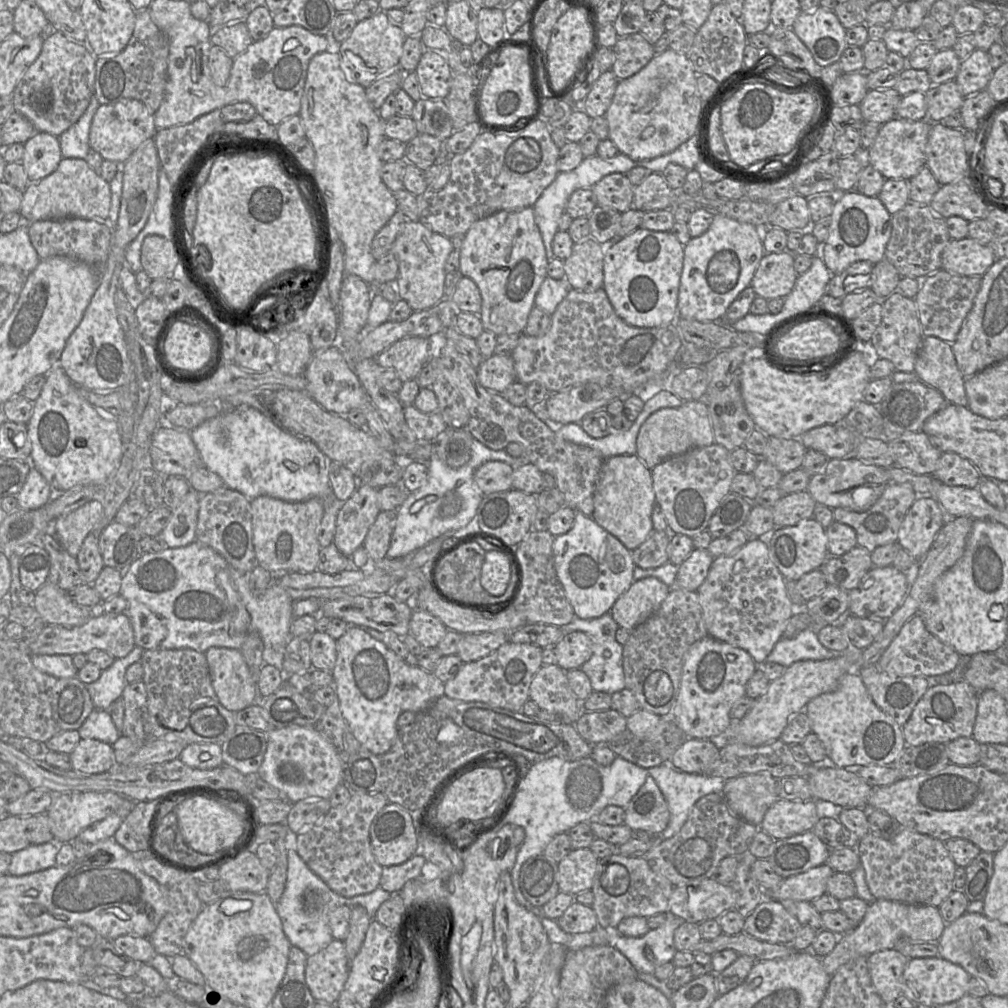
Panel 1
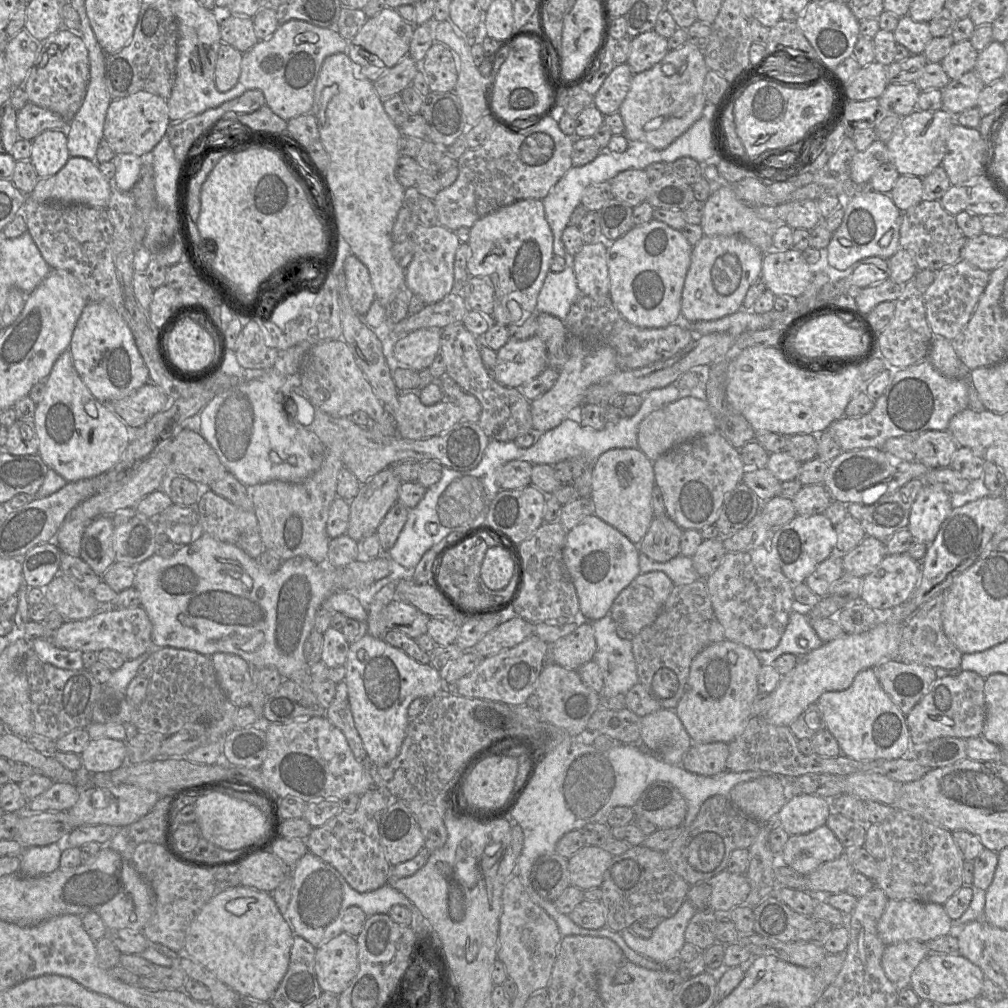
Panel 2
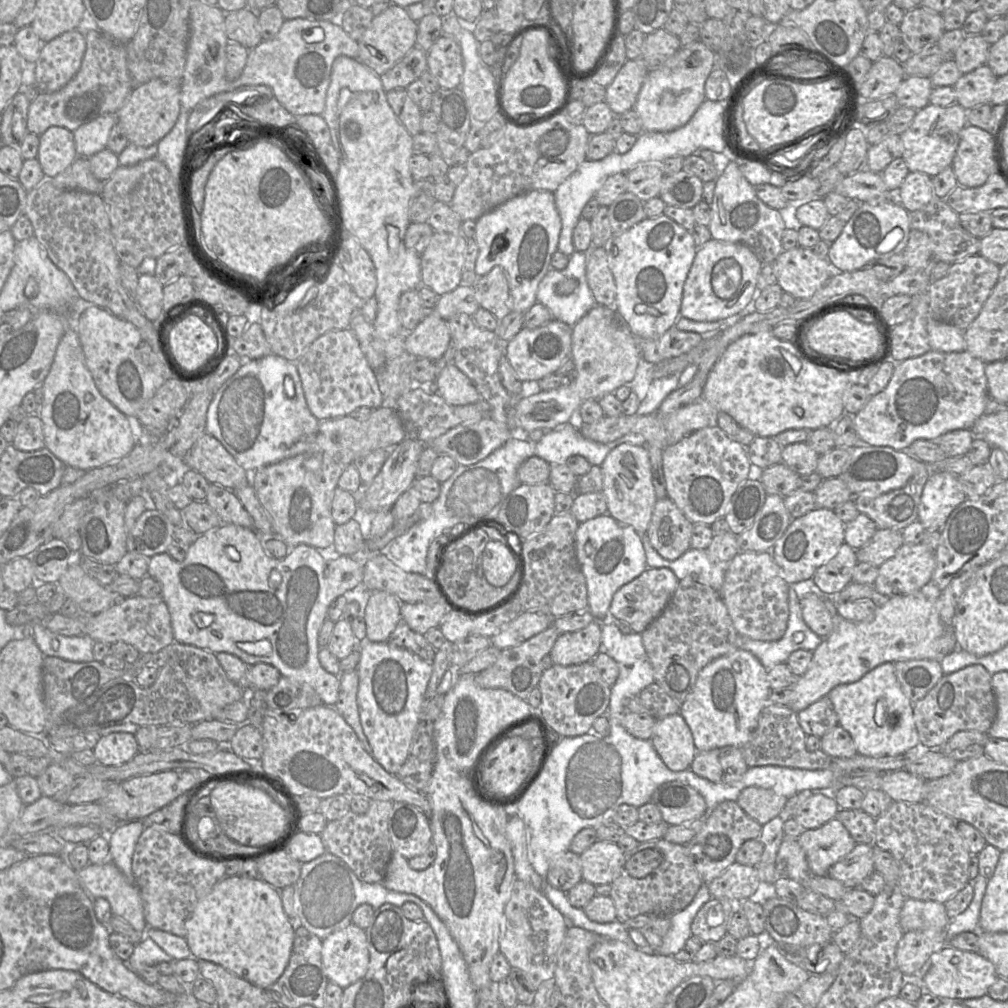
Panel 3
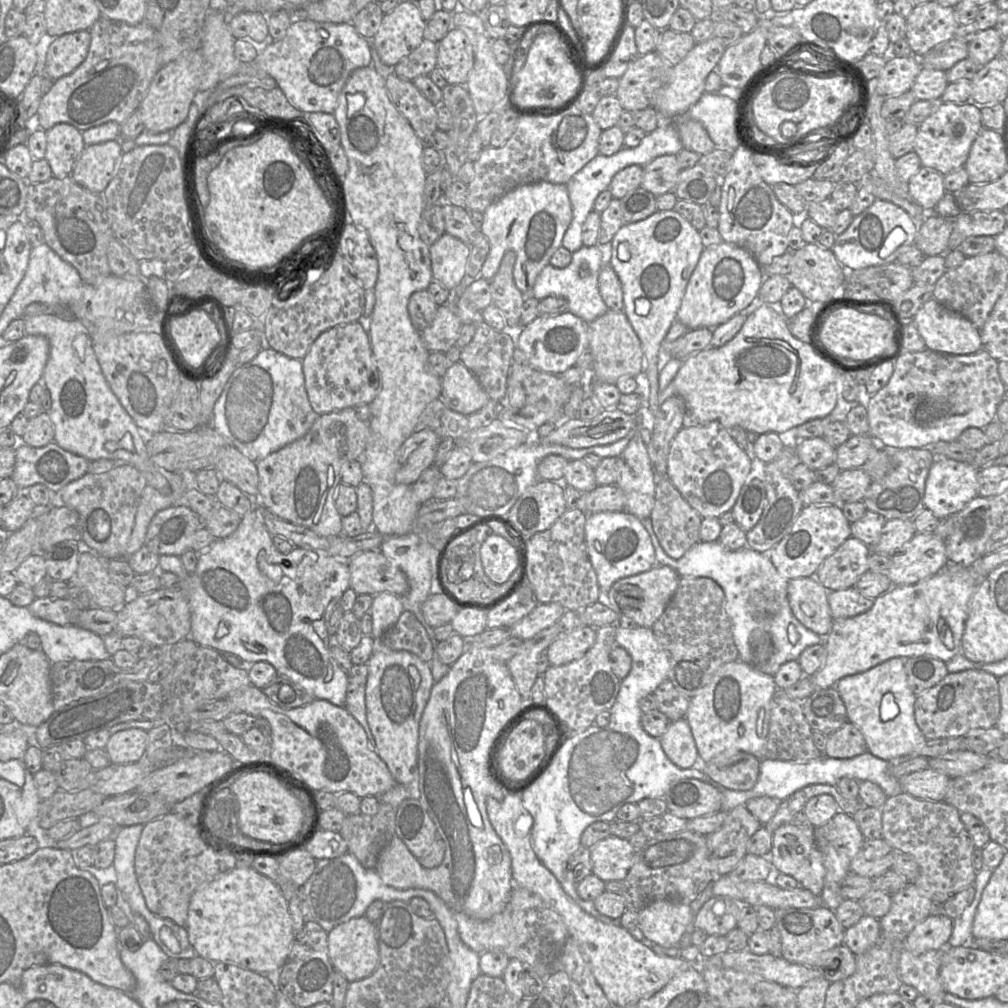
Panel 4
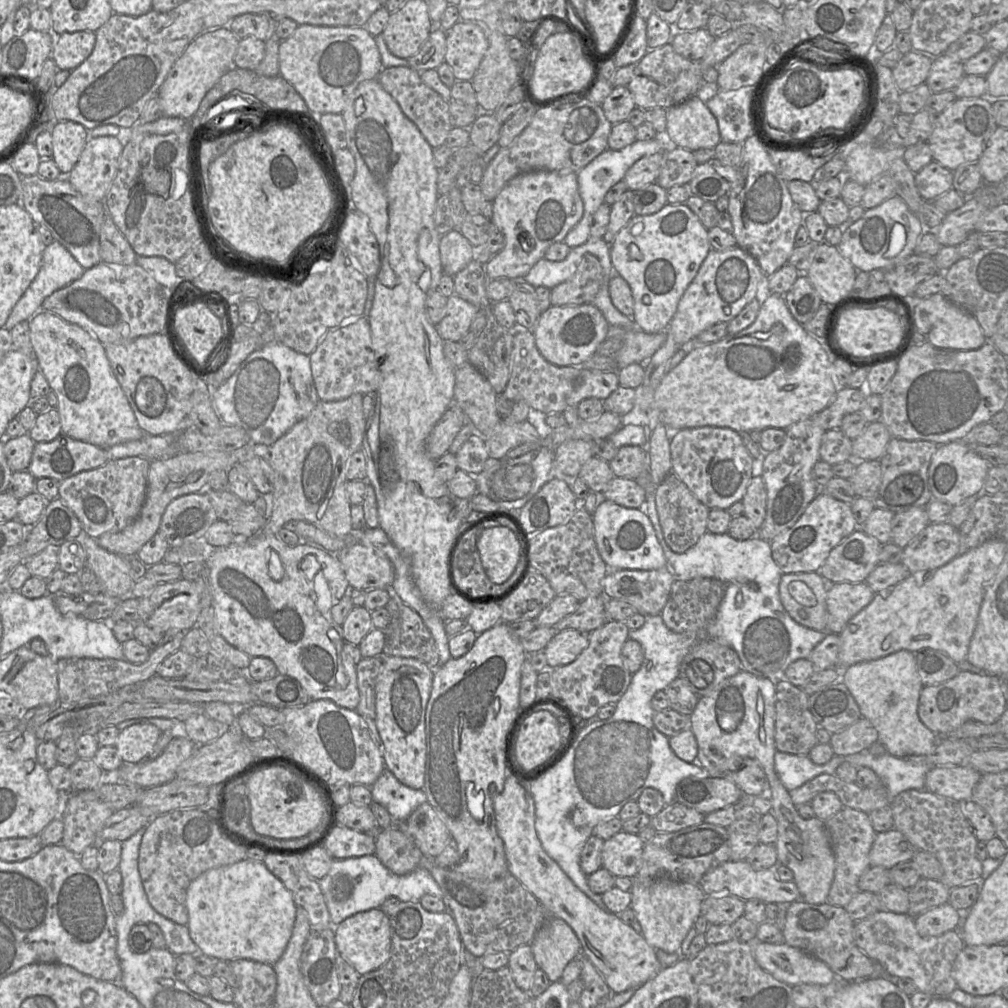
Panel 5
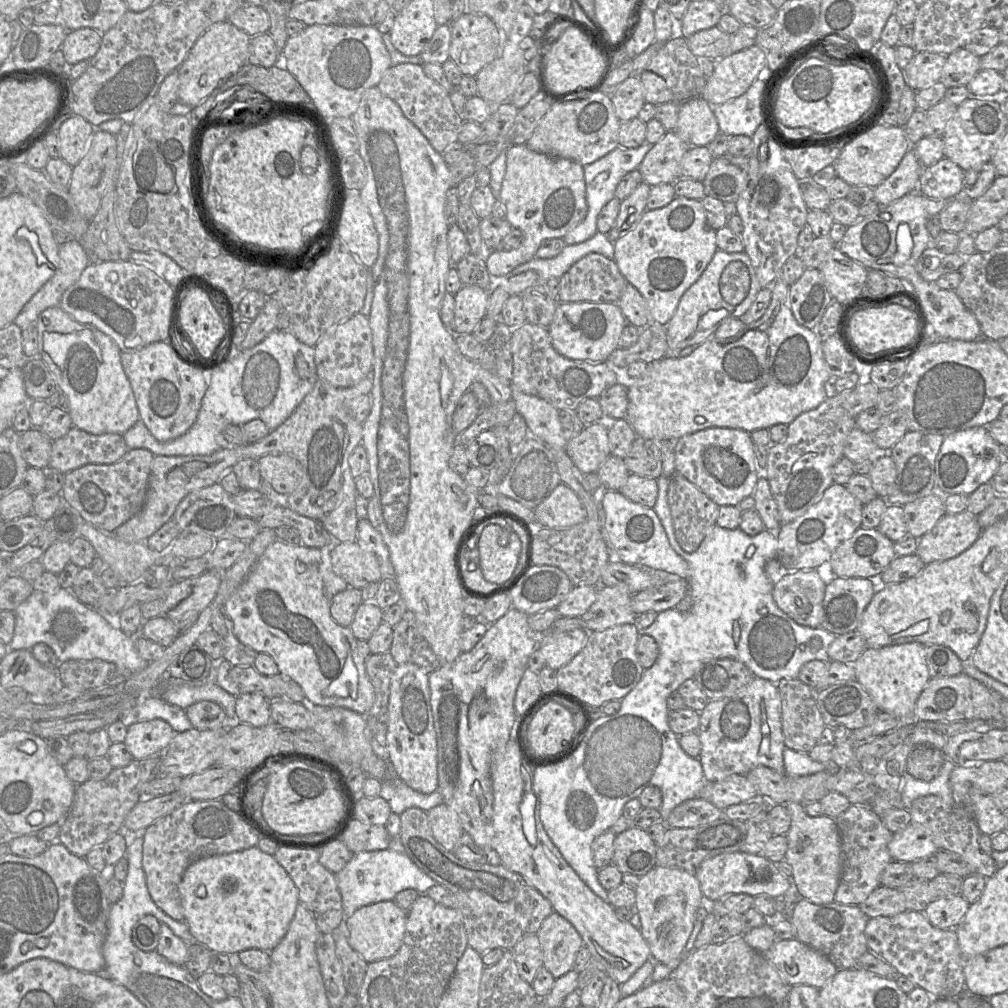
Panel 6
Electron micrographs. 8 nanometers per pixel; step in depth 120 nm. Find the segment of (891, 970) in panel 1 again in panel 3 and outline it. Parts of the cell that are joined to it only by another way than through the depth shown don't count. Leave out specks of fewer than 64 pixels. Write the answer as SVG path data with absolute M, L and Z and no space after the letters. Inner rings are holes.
M946 929L909 931L897 945L897 966L908 979L929 961L932 954L946 945Z

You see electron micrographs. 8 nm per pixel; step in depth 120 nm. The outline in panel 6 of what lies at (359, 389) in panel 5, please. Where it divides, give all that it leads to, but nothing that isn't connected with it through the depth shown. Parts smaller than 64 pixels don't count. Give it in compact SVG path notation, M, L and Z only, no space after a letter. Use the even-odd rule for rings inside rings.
M357 313L326 332L315 345L315 366L318 380L337 388L356 385L373 375L373 343L369 317Z

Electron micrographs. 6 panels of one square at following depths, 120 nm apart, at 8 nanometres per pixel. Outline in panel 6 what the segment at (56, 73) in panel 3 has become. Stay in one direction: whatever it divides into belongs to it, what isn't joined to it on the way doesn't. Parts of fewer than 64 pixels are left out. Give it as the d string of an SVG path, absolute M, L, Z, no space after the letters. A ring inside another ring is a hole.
M93 28L69 30L60 47L68 64L90 60L99 50L102 34Z

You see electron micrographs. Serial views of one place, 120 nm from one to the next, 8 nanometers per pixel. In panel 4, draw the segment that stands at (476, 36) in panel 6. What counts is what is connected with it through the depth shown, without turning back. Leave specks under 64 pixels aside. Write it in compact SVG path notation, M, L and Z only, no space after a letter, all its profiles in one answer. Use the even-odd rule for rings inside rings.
M452 27L437 44L437 65L447 84L465 85L474 65L474 49L466 34Z

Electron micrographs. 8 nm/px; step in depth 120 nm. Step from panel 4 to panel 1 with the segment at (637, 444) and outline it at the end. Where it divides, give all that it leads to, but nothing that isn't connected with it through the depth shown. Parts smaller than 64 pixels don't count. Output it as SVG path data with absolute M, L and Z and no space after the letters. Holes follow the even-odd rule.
M618 455L604 460L595 484L592 518L630 551L639 547L653 531L655 502L651 470L637 455Z

